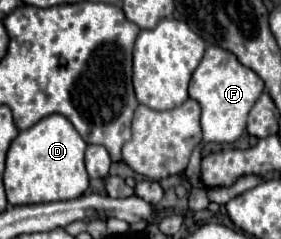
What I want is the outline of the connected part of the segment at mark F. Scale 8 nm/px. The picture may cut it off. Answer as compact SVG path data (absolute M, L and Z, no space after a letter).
M217 45L207 47L203 61L195 69L189 83L189 97L201 105L201 127L203 127L203 145L205 143L233 143L241 137L247 125L247 115L255 105L257 97L263 93L265 83L261 77L241 65L237 57Z

